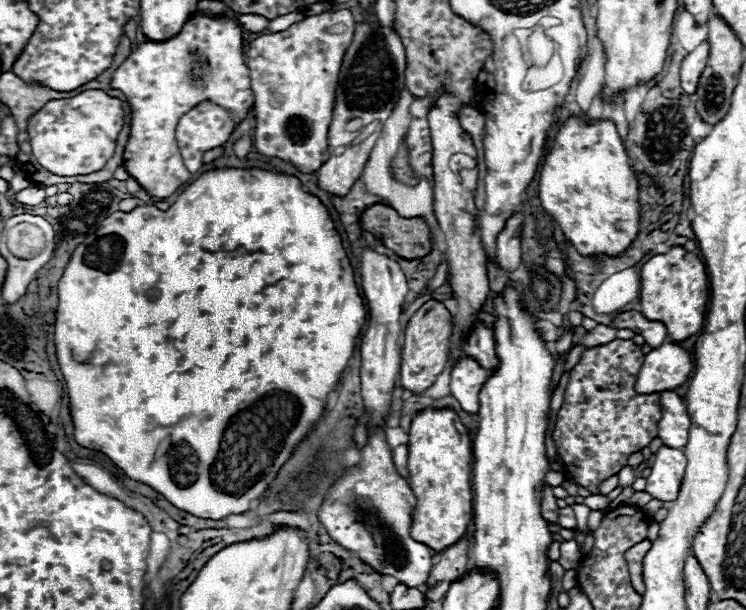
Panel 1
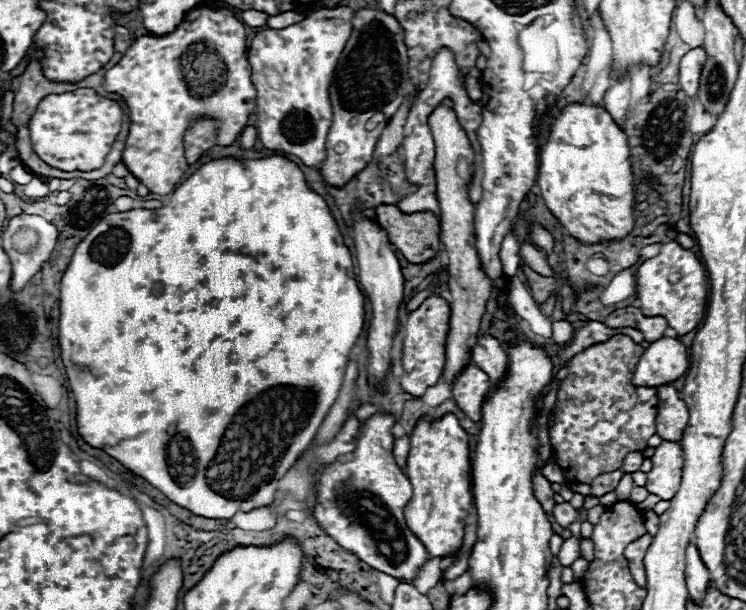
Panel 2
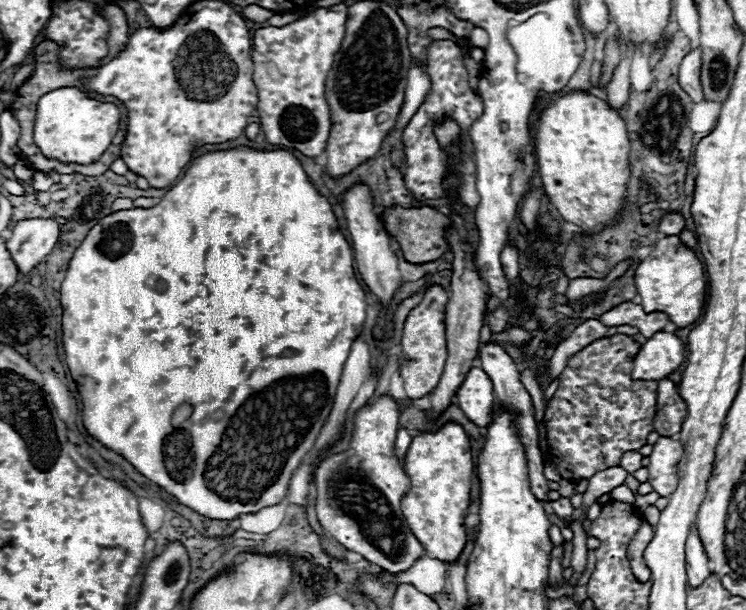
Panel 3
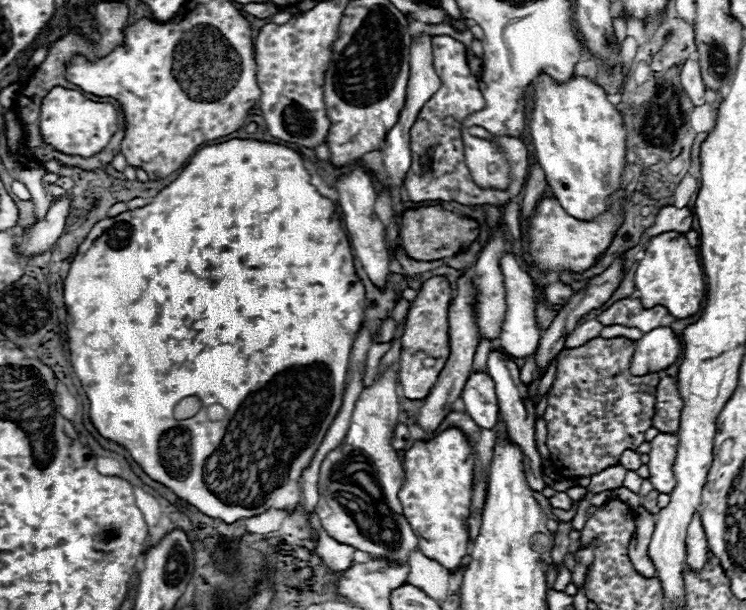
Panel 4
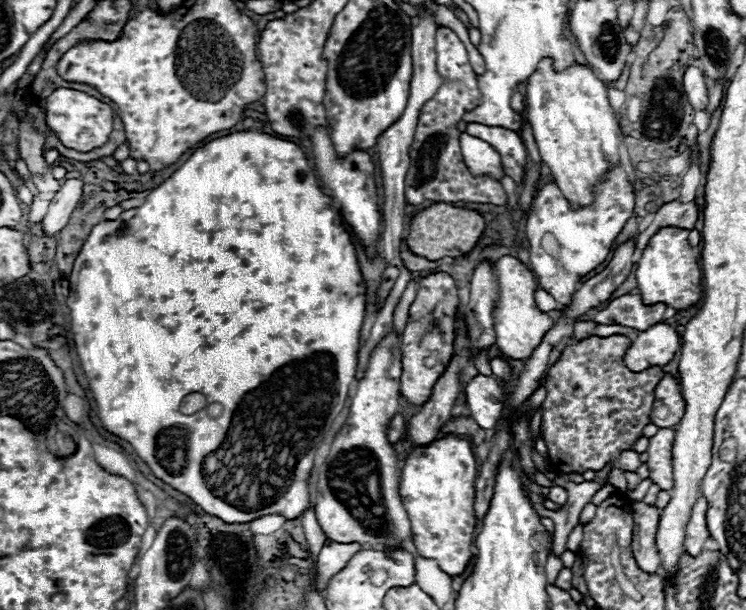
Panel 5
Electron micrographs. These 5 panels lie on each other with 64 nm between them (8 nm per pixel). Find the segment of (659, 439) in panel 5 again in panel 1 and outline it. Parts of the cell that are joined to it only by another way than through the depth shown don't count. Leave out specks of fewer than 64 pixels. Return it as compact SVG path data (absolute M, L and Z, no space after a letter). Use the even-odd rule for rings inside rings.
M662 446L654 454L652 472L646 478L646 492L662 502L672 502L678 496L678 490L684 480L684 468L686 468L686 456L678 448Z

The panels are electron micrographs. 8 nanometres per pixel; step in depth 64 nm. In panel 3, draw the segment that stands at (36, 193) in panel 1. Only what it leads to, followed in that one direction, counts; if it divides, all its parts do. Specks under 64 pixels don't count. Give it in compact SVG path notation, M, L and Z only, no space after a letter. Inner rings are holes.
M36 172L34 176L34 188L36 192L48 192L52 188L54 180L50 178L50 174L44 174L44 172Z

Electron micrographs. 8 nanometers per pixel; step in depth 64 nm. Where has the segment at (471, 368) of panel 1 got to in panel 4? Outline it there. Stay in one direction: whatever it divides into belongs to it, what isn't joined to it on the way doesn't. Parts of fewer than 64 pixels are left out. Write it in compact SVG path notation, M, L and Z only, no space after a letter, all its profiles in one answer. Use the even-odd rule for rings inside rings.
M472 372L460 394L466 406L466 414L486 430L492 430L498 422L498 396L494 380L486 372Z

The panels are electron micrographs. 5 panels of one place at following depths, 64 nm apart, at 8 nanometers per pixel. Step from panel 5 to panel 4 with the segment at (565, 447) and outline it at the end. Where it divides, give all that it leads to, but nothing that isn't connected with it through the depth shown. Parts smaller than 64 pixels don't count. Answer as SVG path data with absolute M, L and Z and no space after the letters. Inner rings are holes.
M616 336L608 340L592 338L578 348L562 350L554 384L548 390L548 406L542 416L548 428L546 446L550 448L550 456L552 460L564 462L556 466L560 476L576 478L598 474L608 466L616 466L624 450L636 450L644 442L644 432L652 426L654 418L660 374L632 376L628 364L634 348L634 340Z

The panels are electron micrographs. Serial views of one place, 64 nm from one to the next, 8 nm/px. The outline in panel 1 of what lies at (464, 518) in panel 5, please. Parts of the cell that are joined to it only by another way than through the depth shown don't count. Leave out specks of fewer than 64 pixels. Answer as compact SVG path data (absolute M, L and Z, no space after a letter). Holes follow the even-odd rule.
M426 408L414 416L408 436L408 484L416 496L410 534L438 554L456 544L472 520L470 434L452 408Z

